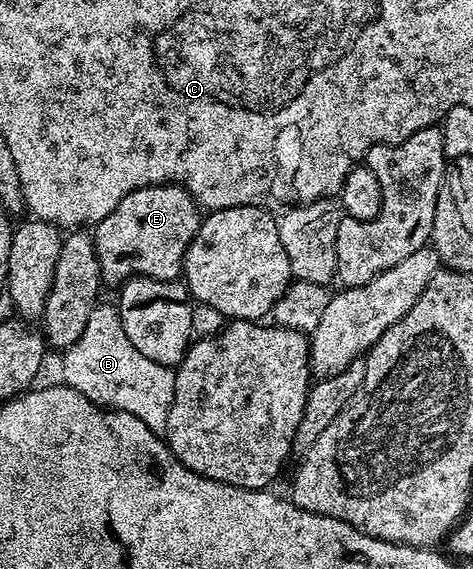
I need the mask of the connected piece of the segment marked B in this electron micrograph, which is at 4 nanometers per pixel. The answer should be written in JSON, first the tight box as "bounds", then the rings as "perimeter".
{"bounds":[62,303,174,434],"perimeter":[[[99,303],[88,317],[88,326],[84,326],[84,334],[75,344],[65,349],[62,356],[62,376],[67,388],[84,394],[99,408],[115,412],[127,412],[148,426],[148,430],[159,434],[165,433],[168,426],[168,410],[172,410],[174,401],[174,368],[166,368],[163,364],[152,362],[152,358],[144,358],[132,342],[128,342],[128,334],[124,334],[124,326],[118,317],[118,309],[113,303]]]}

